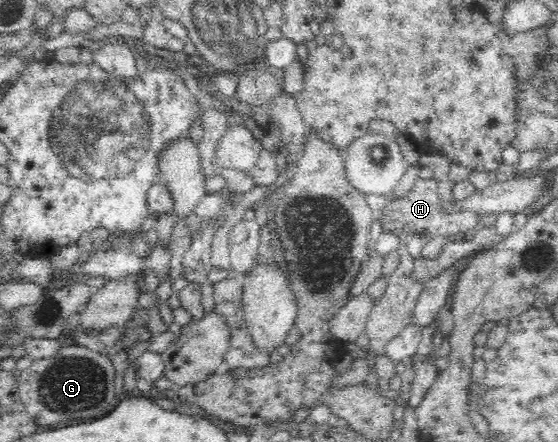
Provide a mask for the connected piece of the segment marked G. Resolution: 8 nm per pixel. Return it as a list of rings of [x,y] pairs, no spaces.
[[[69,343],[60,345],[49,357],[34,360],[16,380],[17,395],[37,426],[50,426],[76,418],[102,418],[102,414],[110,412],[112,404],[119,398],[115,392],[116,366],[112,359],[95,350]]]

